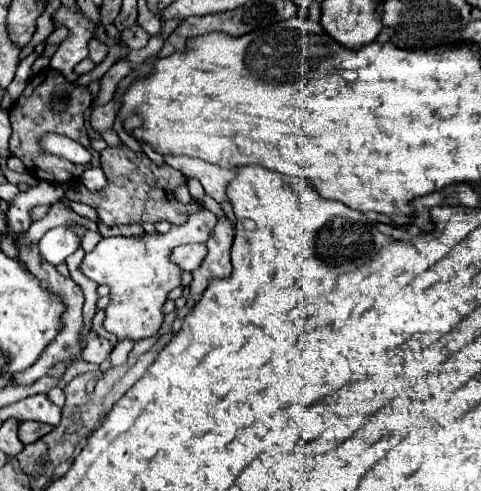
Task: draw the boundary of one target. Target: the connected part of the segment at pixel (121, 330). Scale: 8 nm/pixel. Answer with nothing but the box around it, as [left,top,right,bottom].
[81,207,217,341]

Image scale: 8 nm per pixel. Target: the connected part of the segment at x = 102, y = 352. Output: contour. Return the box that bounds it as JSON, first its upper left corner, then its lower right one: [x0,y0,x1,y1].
[81,337,113,365]

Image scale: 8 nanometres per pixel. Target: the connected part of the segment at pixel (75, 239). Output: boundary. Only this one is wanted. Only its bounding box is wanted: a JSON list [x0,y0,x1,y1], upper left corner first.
[39,227,81,265]

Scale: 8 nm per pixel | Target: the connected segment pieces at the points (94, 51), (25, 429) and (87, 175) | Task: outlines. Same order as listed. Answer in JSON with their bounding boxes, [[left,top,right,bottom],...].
[[88,38,109,65],[19,421,53,445],[81,167,107,191]]

